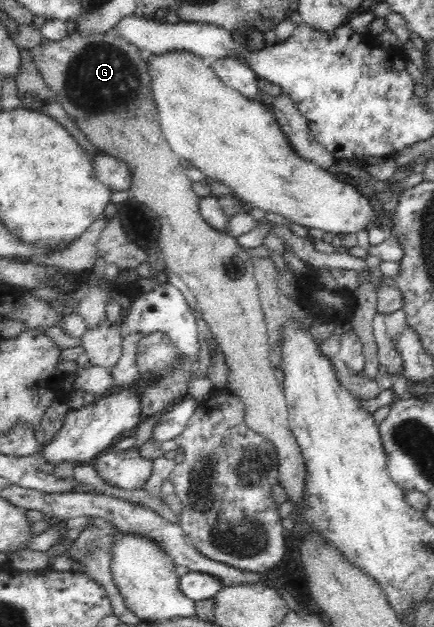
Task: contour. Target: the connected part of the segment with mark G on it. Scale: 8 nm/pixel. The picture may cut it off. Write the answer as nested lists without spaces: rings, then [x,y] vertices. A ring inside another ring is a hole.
[[[112,29],[104,34],[84,34],[74,31],[66,38],[57,41],[43,38],[40,44],[29,49],[29,53],[38,72],[42,73],[51,94],[54,94],[54,99],[58,99],[88,140],[98,147],[100,152],[118,158],[130,167],[132,173],[130,196],[149,206],[157,214],[162,228],[158,244],[164,253],[166,268],[171,274],[177,274],[196,297],[197,308],[202,312],[206,326],[226,357],[226,367],[230,374],[225,389],[242,399],[246,427],[264,435],[274,445],[279,458],[277,482],[284,487],[288,500],[292,501],[292,513],[296,512],[296,506],[302,505],[305,498],[306,463],[302,456],[302,449],[289,426],[285,395],[278,380],[275,380],[274,370],[271,367],[270,342],[264,323],[264,312],[258,298],[258,284],[254,279],[252,259],[248,257],[246,249],[240,248],[238,241],[232,235],[214,230],[203,219],[199,211],[199,196],[192,190],[193,182],[186,176],[186,169],[180,164],[180,158],[162,134],[156,103],[150,92],[151,78],[146,54],[135,44],[117,36]]]

